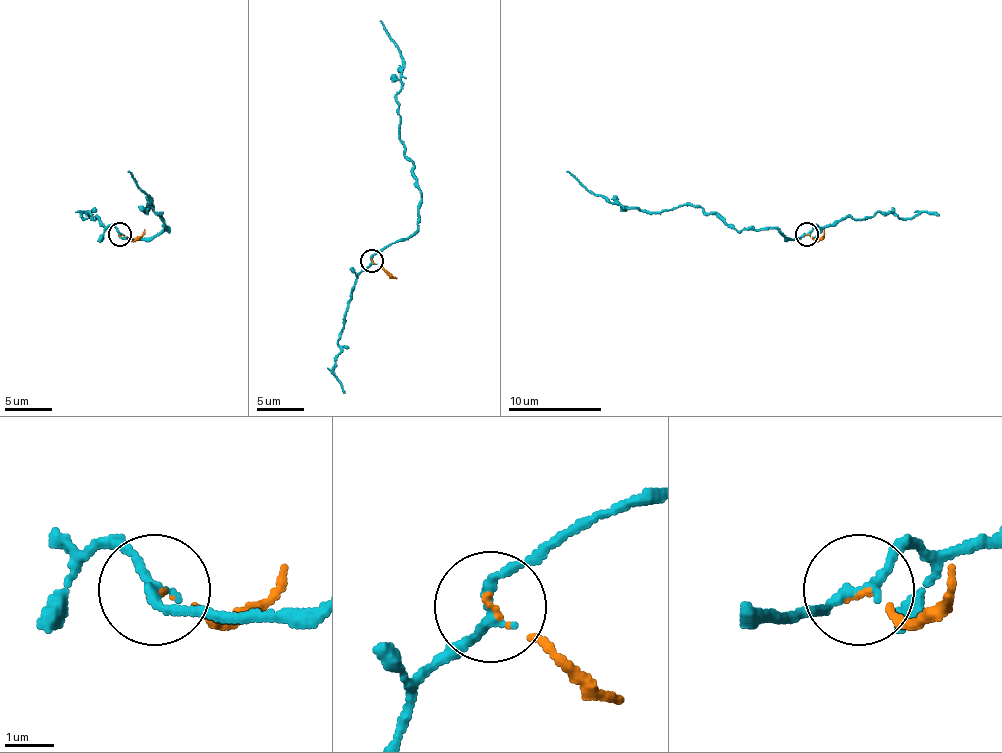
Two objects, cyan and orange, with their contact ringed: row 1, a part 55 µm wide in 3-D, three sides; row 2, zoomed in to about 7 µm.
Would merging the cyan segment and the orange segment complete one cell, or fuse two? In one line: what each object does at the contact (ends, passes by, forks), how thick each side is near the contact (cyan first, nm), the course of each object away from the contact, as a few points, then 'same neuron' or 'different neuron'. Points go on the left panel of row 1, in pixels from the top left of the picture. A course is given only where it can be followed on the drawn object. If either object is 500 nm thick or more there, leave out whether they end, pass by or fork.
cyan passes by; orange ends there; 190 nm thick on the cyan side, 70 nm on the other; cyan runs (120, 233), (153, 238), (169, 231), (160, 212), (151, 205), (146, 212), (151, 201), (127, 170); orange runs (120, 236), (134, 240), (144, 229); same neuron

